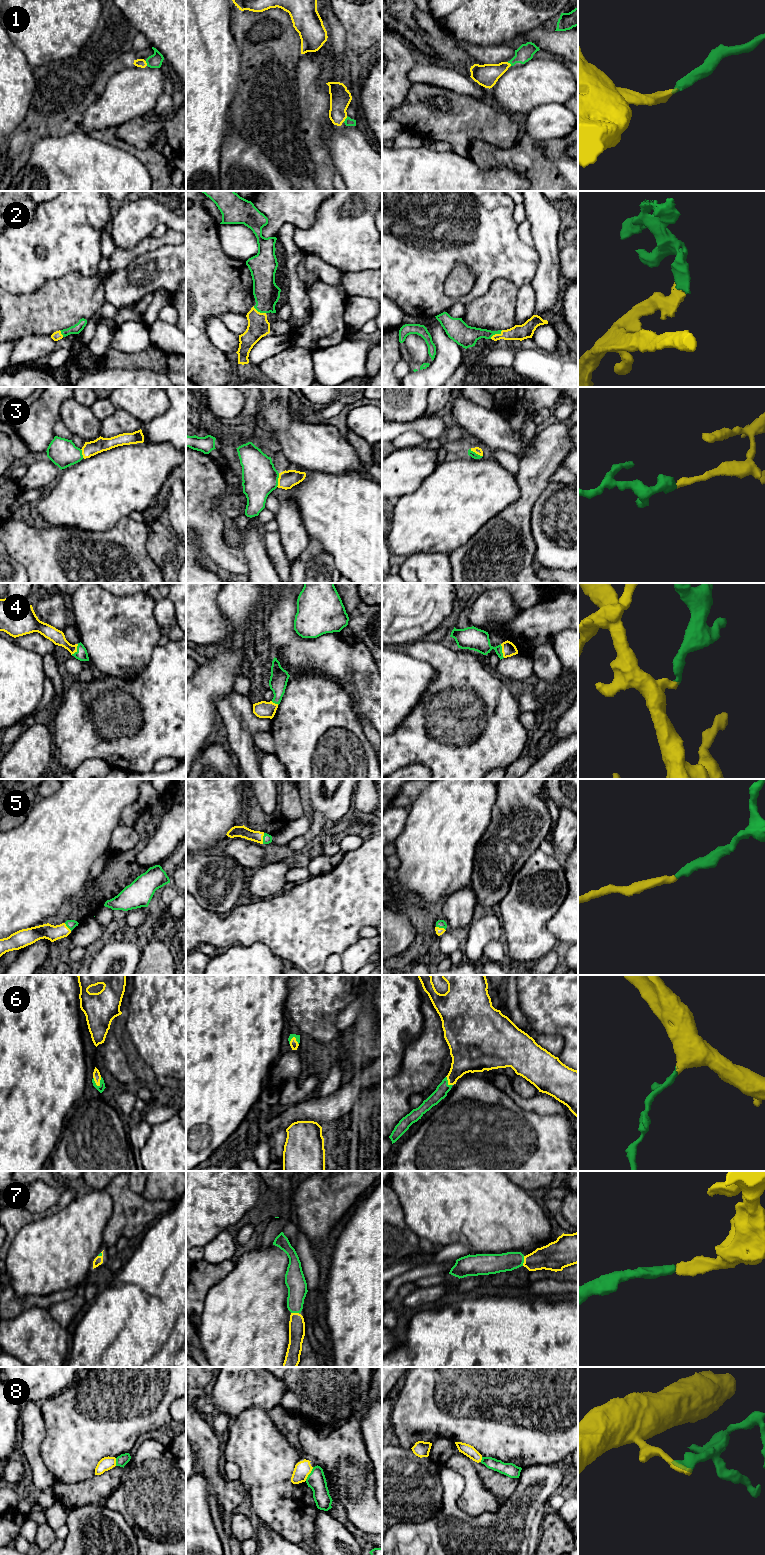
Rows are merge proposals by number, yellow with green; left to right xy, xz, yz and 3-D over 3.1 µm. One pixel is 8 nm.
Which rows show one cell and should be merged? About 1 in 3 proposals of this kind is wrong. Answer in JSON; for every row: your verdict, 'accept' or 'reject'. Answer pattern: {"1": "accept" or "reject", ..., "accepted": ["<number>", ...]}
{"1": "accept", "2": "accept", "3": "accept", "4": "accept", "5": "accept", "6": "accept", "7": "accept", "8": "reject", "accepted": ["1", "2", "3", "4", "5", "6", "7"]}

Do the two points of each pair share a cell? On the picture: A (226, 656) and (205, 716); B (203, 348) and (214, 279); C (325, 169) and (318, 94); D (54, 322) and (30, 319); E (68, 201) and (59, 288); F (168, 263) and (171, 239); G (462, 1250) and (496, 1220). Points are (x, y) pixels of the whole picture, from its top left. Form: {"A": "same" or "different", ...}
{"A": "same", "B": "same", "C": "same", "D": "same", "E": "different", "F": "different", "G": "different"}

